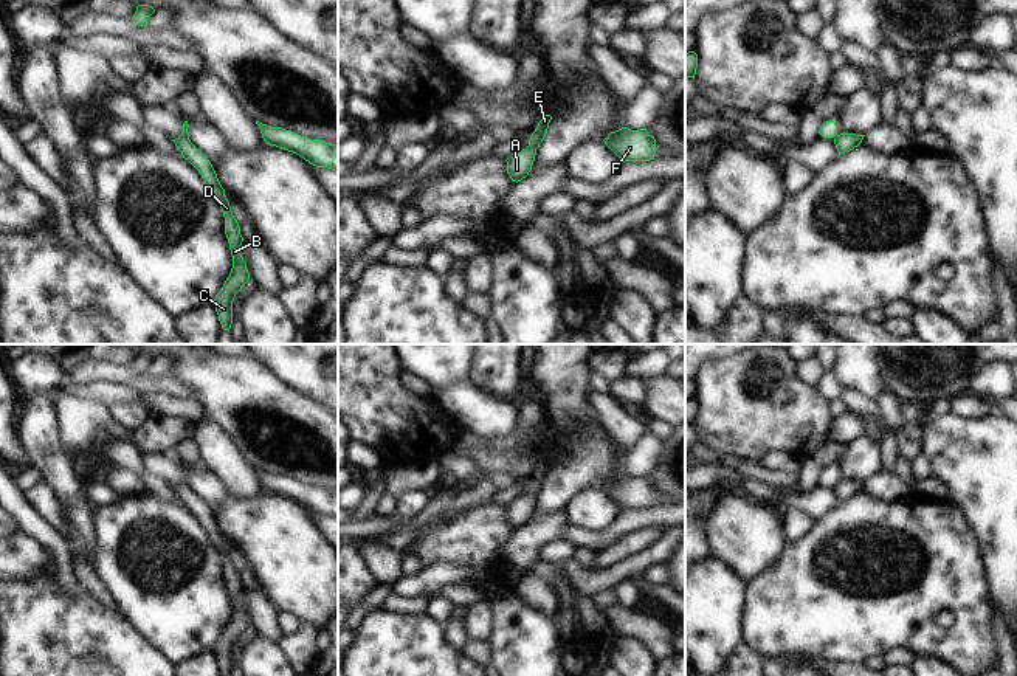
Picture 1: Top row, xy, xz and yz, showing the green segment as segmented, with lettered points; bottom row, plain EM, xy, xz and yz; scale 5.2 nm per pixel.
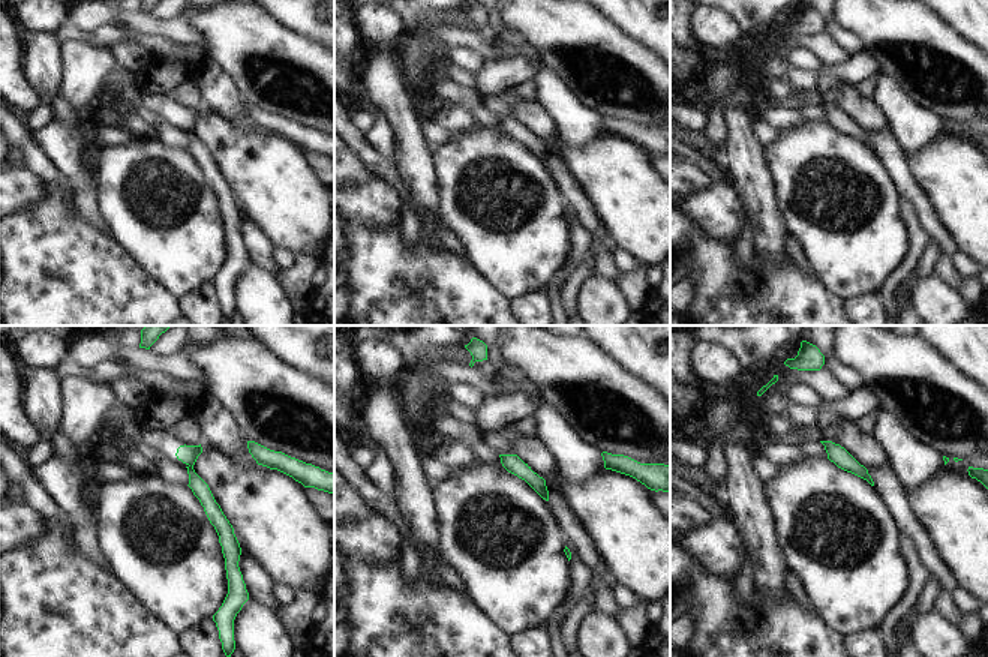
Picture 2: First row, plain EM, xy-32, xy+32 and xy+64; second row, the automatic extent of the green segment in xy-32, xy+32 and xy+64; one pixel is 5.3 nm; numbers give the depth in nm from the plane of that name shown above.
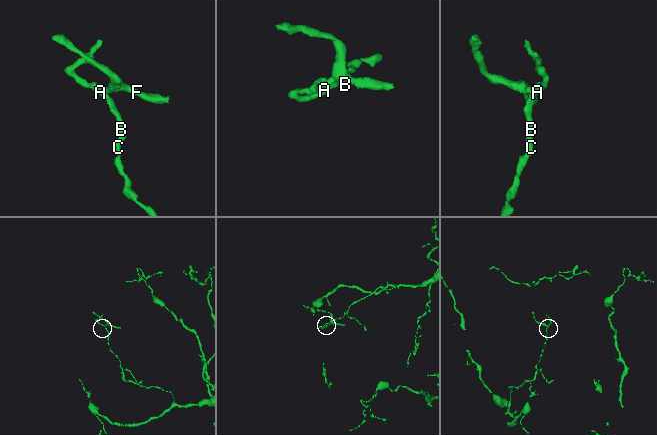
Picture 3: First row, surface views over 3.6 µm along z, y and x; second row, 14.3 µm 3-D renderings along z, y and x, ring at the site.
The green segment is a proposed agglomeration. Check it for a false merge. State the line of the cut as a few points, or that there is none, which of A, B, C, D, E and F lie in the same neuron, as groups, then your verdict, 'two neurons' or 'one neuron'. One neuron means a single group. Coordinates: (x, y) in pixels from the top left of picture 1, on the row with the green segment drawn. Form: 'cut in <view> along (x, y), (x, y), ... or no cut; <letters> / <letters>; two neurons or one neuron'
cut in xz along (526, 148), (535, 151); A B C D / E F; two neurons

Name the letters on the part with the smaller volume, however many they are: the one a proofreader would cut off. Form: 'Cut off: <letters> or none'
Cut off: E, F

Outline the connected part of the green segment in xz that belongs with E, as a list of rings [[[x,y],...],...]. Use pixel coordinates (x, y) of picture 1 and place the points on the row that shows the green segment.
[[[543,115],[543,119],[538,122],[535,132],[532,133],[530,140],[529,140],[529,146],[527,149],[538,149],[540,144],[543,143],[547,129],[549,129],[549,122],[550,122],[552,116],[550,115]]]

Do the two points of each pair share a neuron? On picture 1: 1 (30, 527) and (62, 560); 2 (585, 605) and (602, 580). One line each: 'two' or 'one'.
1: one
2: two

